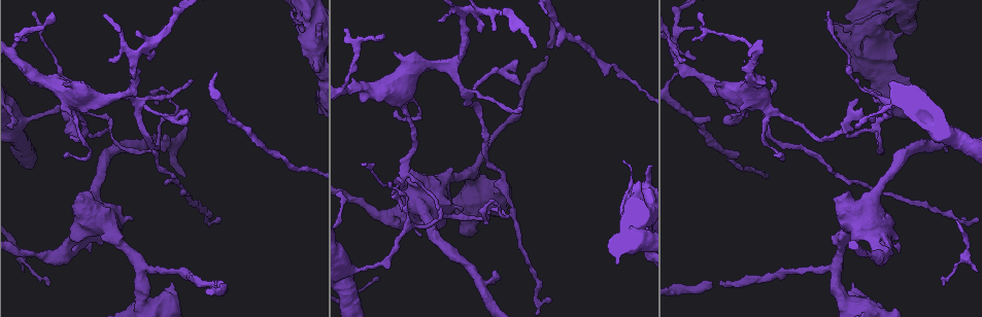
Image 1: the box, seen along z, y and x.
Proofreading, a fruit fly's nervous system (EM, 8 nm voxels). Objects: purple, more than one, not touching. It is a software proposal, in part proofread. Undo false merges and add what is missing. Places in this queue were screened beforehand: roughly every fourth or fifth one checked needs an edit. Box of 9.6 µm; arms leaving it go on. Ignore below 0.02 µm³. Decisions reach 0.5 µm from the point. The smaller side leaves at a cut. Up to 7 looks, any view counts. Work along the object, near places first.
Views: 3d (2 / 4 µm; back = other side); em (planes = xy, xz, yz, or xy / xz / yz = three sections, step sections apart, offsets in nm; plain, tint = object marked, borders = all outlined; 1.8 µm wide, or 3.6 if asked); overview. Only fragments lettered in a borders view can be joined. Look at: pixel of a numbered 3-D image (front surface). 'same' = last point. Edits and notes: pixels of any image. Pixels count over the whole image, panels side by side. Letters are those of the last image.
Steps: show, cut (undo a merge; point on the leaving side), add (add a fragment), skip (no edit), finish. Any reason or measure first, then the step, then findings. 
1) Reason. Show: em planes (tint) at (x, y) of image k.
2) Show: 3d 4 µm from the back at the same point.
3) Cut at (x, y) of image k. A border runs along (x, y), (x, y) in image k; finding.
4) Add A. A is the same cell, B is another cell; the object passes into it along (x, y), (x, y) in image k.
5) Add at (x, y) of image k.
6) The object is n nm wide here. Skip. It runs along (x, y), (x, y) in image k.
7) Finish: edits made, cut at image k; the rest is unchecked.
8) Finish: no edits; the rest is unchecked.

Thin end. Show: em 3.6 µm xz step 4 (borders) at (395, 110) of image 1.

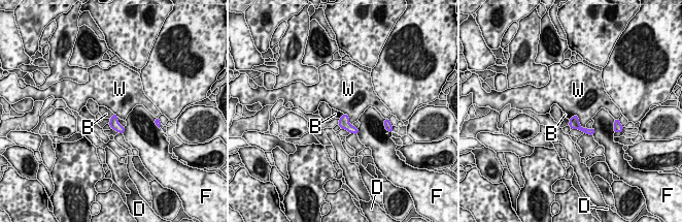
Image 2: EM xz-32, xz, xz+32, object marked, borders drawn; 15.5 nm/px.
Show: em 3.6 µm planes (borders) at the same point.

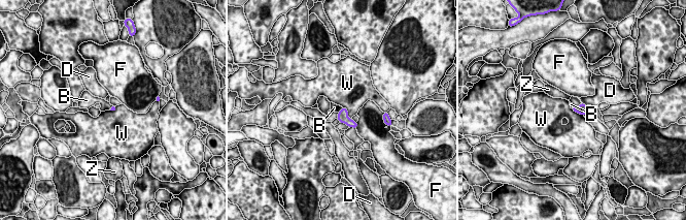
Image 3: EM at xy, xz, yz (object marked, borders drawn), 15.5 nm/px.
Skip. B, D, F, W and Z are other cells; a border runs along (342, 107), (338, 113) in image 3; no lettered fragment goes on from it.

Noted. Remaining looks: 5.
Touches itself. Show: em planes (tint) at (71, 238) of image 1.

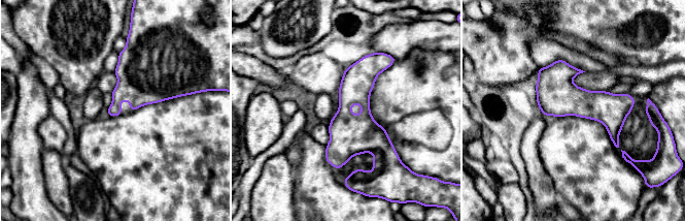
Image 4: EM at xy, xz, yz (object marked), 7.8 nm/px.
What lies round it. Show: em planes (borders) at the same point.

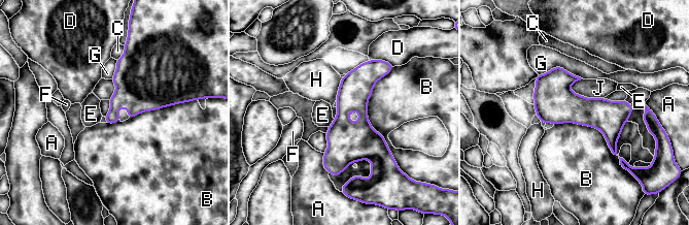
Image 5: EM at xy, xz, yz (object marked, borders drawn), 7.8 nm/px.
The object is 160 nm wide here. Skip. A, B, C, D, E, F, G, H and J are other cells; it runs along (376, 62), (344, 107), (333, 171) in image 5; continuous, no second neuron.

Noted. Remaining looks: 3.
Abrupt turn. Show: 3d 4 µm at (75, 132) of image 1.

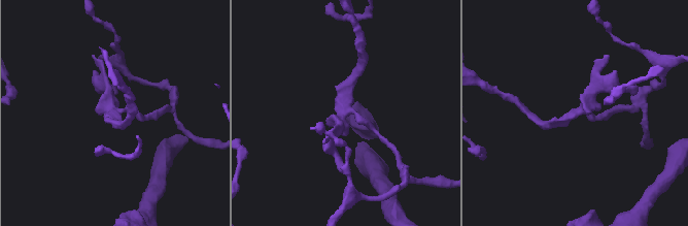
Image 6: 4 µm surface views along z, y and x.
3 arms meet here; need the tissue. Show: em planes (borders) at (116, 111) of image 6.

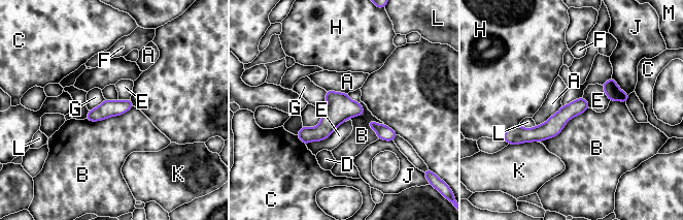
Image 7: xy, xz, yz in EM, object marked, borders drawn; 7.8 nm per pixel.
Skip. A, B, C, D, E, F, G, H, J, K, L and M are other cells; all the same neuron.

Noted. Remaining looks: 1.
Finish: no edits; the rest is unchecked.

